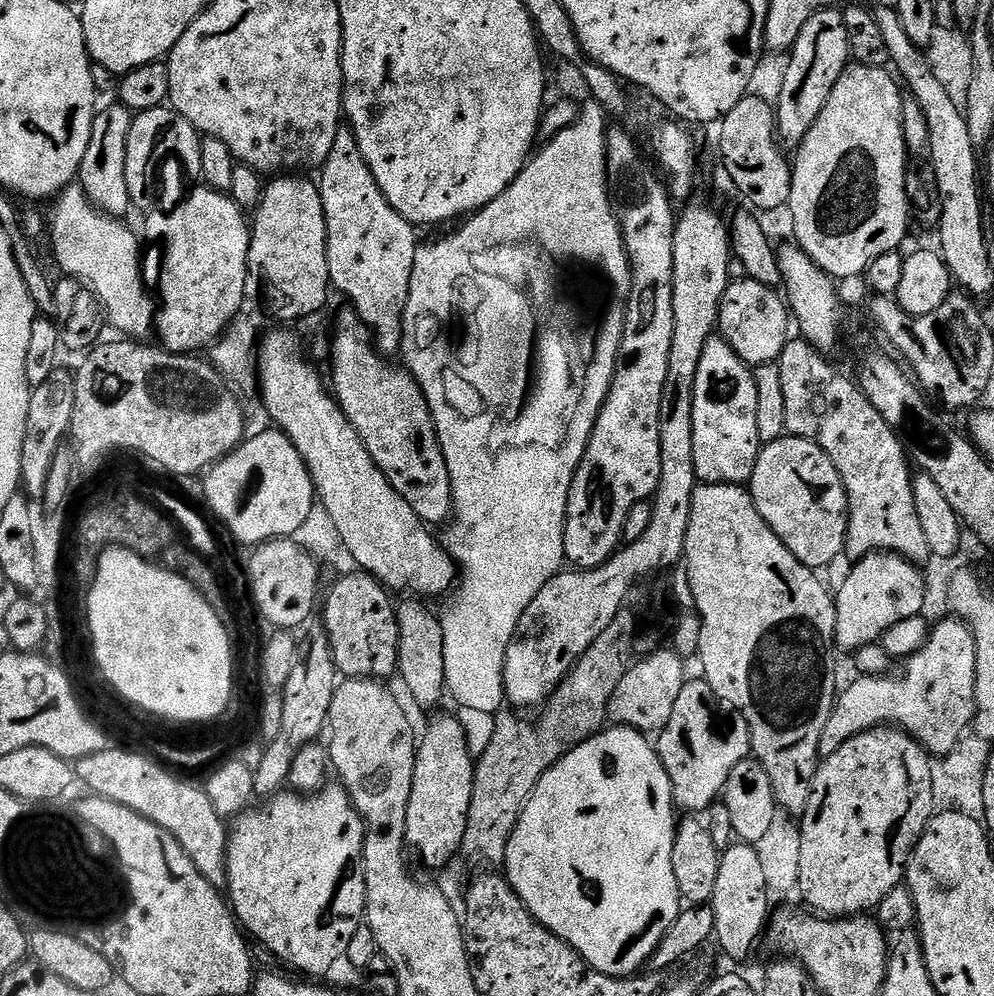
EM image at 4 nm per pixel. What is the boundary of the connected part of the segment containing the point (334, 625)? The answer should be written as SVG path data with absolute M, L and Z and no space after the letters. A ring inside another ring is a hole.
M352 570L349 576L342 577L329 592L328 601L325 604L323 601L324 617L322 617L322 623L324 629L328 631L334 662L341 677L384 682L389 679L387 676L395 677L397 675L400 627L396 621L397 605L392 604L391 598L393 599L389 589L385 588L380 581L375 580L373 576L369 576L363 570Z

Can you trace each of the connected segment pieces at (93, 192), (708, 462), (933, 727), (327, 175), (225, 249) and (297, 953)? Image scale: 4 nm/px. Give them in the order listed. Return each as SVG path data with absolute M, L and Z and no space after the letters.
M119 102L110 106L110 110L96 113L92 123L90 146L86 146L86 158L82 158L78 177L79 187L84 189L89 202L101 212L117 218L127 217L132 202L126 186L126 142L133 119L133 112Z
M713 338L706 342L706 350L702 350L702 362L698 362L698 374L694 378L694 470L700 484L739 484L747 485L754 474L756 460L760 456L762 445L758 438L758 390L753 369L745 364L738 354L723 338Z
M947 618L941 624L933 623L928 633L928 641L913 656L903 661L904 672L897 676L885 674L880 676L861 675L848 689L837 695L832 705L830 718L822 729L822 738L818 742L821 757L834 754L842 742L854 738L871 728L884 725L895 726L902 732L913 736L917 742L933 757L941 758L954 750L961 739L966 736L978 711L976 707L976 643L972 629L963 620Z
M341 126L334 138L334 150L326 158L324 167L318 172L318 185L322 206L325 208L325 222L328 227L326 262L329 263L331 287L341 292L349 300L351 311L359 316L372 334L376 351L385 358L395 357L400 351L403 332L403 310L406 309L407 295L410 294L410 280L415 266L418 247L417 229L402 214L390 206L382 194L362 150L354 138L351 127Z
M199 186L192 193L189 191L187 195L181 199L181 205L177 209L171 209L169 216L164 216L160 220L160 224L156 224L154 231L158 234L168 237L168 260L167 267L164 269L164 295L162 304L159 306L154 321L155 335L160 335L159 343L163 345L167 351L178 352L181 354L196 354L201 350L207 349L209 345L220 339L225 332L228 331L228 325L241 313L240 307L244 304L244 295L248 292L248 282L250 283L250 275L248 270L248 251L251 246L252 233L250 231L250 220L246 212L232 200L231 196L222 192L216 192L207 186Z
M339 782L325 783L319 792L301 794L295 790L284 790L271 797L265 808L257 812L245 810L235 817L228 833L228 886L226 889L227 899L230 907L243 931L253 941L257 940L263 951L272 953L277 961L289 964L300 972L305 972L305 977L320 978L323 972L328 972L339 960L343 961L348 954L350 938L354 938L354 930L362 927L361 921L365 919L368 906L368 895L366 894L366 878L364 877L364 817L358 814L348 796L348 791Z

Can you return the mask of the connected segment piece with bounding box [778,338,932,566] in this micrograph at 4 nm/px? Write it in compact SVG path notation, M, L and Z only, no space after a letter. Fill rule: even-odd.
M803 338L789 339L788 345L782 350L778 363L780 373L782 374L782 394L786 401L787 435L797 436L798 438L817 444L826 454L826 458L830 458L830 462L834 462L834 470L838 470L838 474L842 478L844 489L848 495L848 533L844 539L844 552L846 556L849 556L849 561L858 561L862 557L870 555L872 552L892 552L895 556L902 556L905 560L917 566L924 566L924 563L930 560L932 551L930 550L930 546L926 546L926 537L922 530L922 525L918 523L918 510L914 510L914 490L912 489L914 472L910 467L910 457L905 449L904 441L888 425L886 418L882 418L882 414L878 414L878 410L874 410L874 406L866 398L864 391L860 389L859 383L855 379L847 380L828 359L829 357L825 353L818 351L815 346Z

